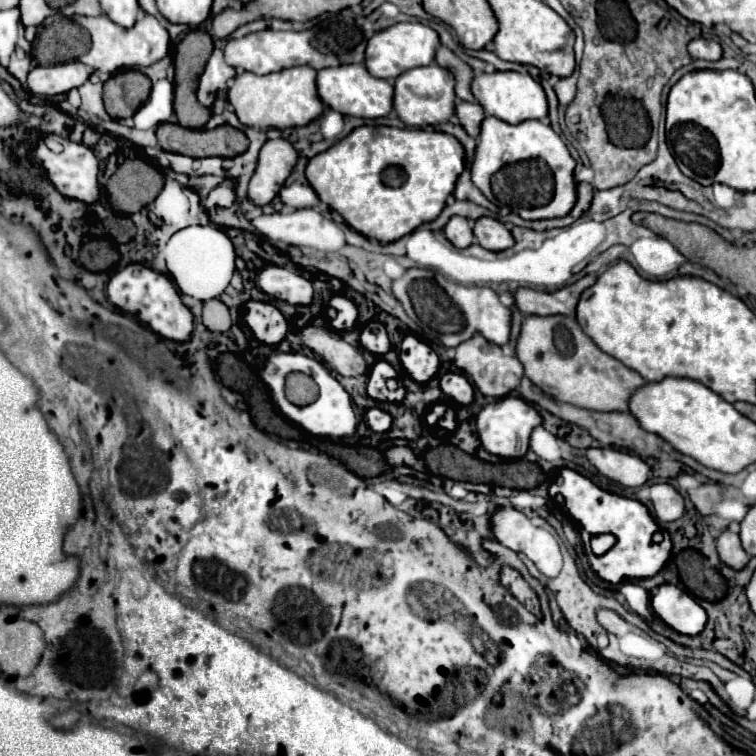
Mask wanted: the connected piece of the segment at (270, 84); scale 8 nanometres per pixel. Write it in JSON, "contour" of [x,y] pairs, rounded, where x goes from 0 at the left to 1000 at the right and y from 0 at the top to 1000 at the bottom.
{"contour":[[[406,87],[377,90],[374,95],[358,95],[351,101],[321,95],[313,98],[300,119],[300,132],[311,143],[311,151],[319,164],[332,169],[385,169],[403,167],[427,148],[427,138],[417,116],[419,95]]]}

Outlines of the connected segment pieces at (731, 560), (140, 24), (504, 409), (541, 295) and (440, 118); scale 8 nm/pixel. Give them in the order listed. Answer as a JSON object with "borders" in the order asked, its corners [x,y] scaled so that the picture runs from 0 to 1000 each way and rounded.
{"borders":[[[[964,698],[956,701],[948,712],[948,730],[951,730],[951,738],[967,749],[970,754],[983,754],[991,743],[991,733],[983,728],[980,722],[980,714],[978,714],[978,706],[967,704]]],[[[139,19],[115,24],[115,21],[97,21],[102,32],[107,32],[118,45],[120,45],[120,66],[110,71],[104,79],[126,93],[134,95],[152,95],[157,90],[194,90],[213,77],[221,74],[224,69],[224,42],[210,32],[205,21],[192,19],[192,24],[181,26],[176,37],[160,37],[152,29],[147,29]]],[[[681,524],[649,532],[631,548],[631,574],[639,593],[663,606],[692,606],[700,595],[700,577],[713,561],[718,561],[713,545],[700,532]]],[[[784,362],[771,365],[769,370],[734,384],[734,386],[716,386],[705,381],[684,381],[681,384],[681,405],[692,415],[710,415],[710,418],[729,418],[729,415],[747,415],[761,418],[761,407],[766,399],[766,392],[774,381],[779,381],[787,373]]],[[[575,82],[533,95],[530,101],[525,101],[520,116],[520,146],[538,167],[575,167],[594,159],[602,148],[602,103]]]]}

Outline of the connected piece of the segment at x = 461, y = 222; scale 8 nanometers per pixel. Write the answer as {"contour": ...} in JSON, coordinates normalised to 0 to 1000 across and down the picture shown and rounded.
{"contour":[[[599,286],[591,299],[586,302],[589,307],[589,315],[602,325],[602,328],[618,328],[626,323],[628,312],[626,312],[626,304],[620,299],[620,291],[612,288],[612,286]]]}

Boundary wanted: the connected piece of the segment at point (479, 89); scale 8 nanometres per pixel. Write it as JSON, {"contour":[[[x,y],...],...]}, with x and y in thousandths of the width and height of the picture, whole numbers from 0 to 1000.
{"contour":[[[649,95],[634,98],[623,108],[623,122],[628,132],[639,140],[644,153],[655,153],[671,164],[687,164],[692,159],[716,159],[724,153],[724,130],[716,116],[700,98],[689,95]]]}

